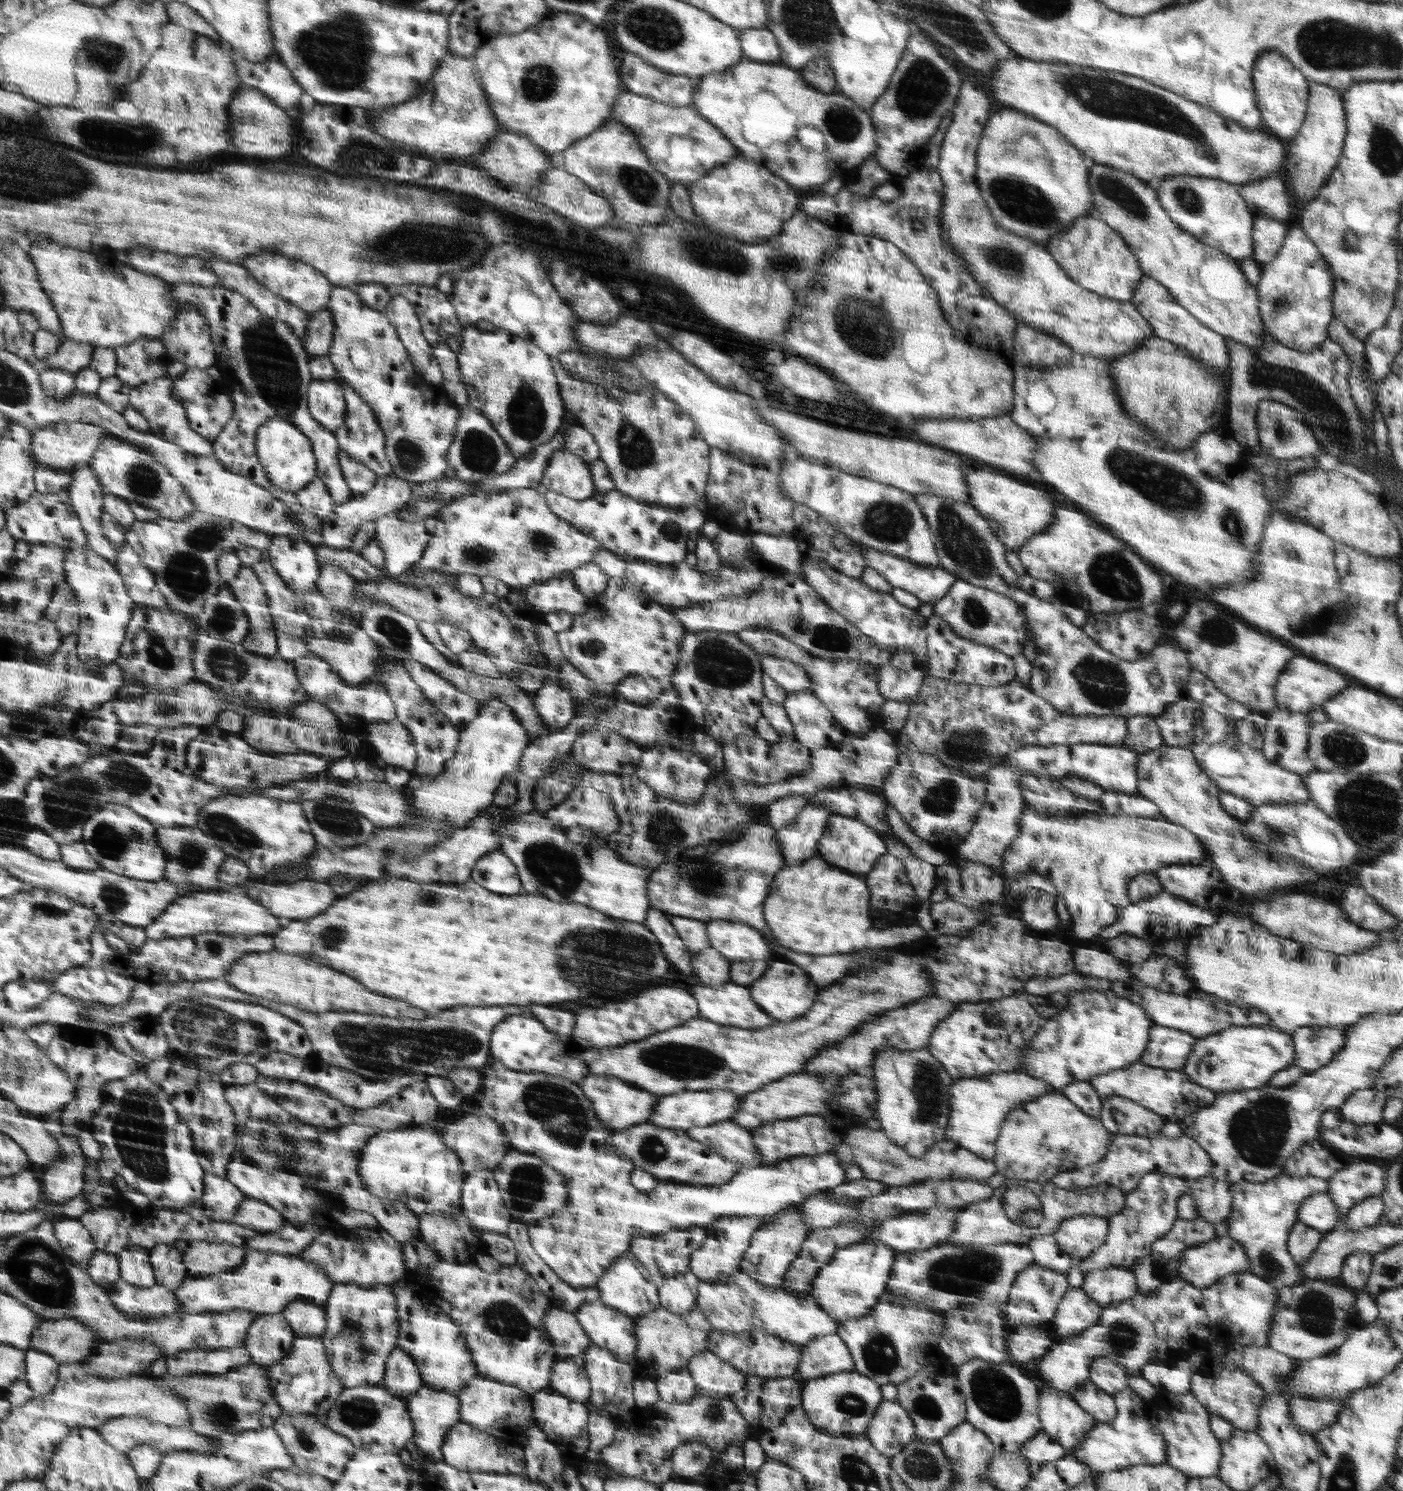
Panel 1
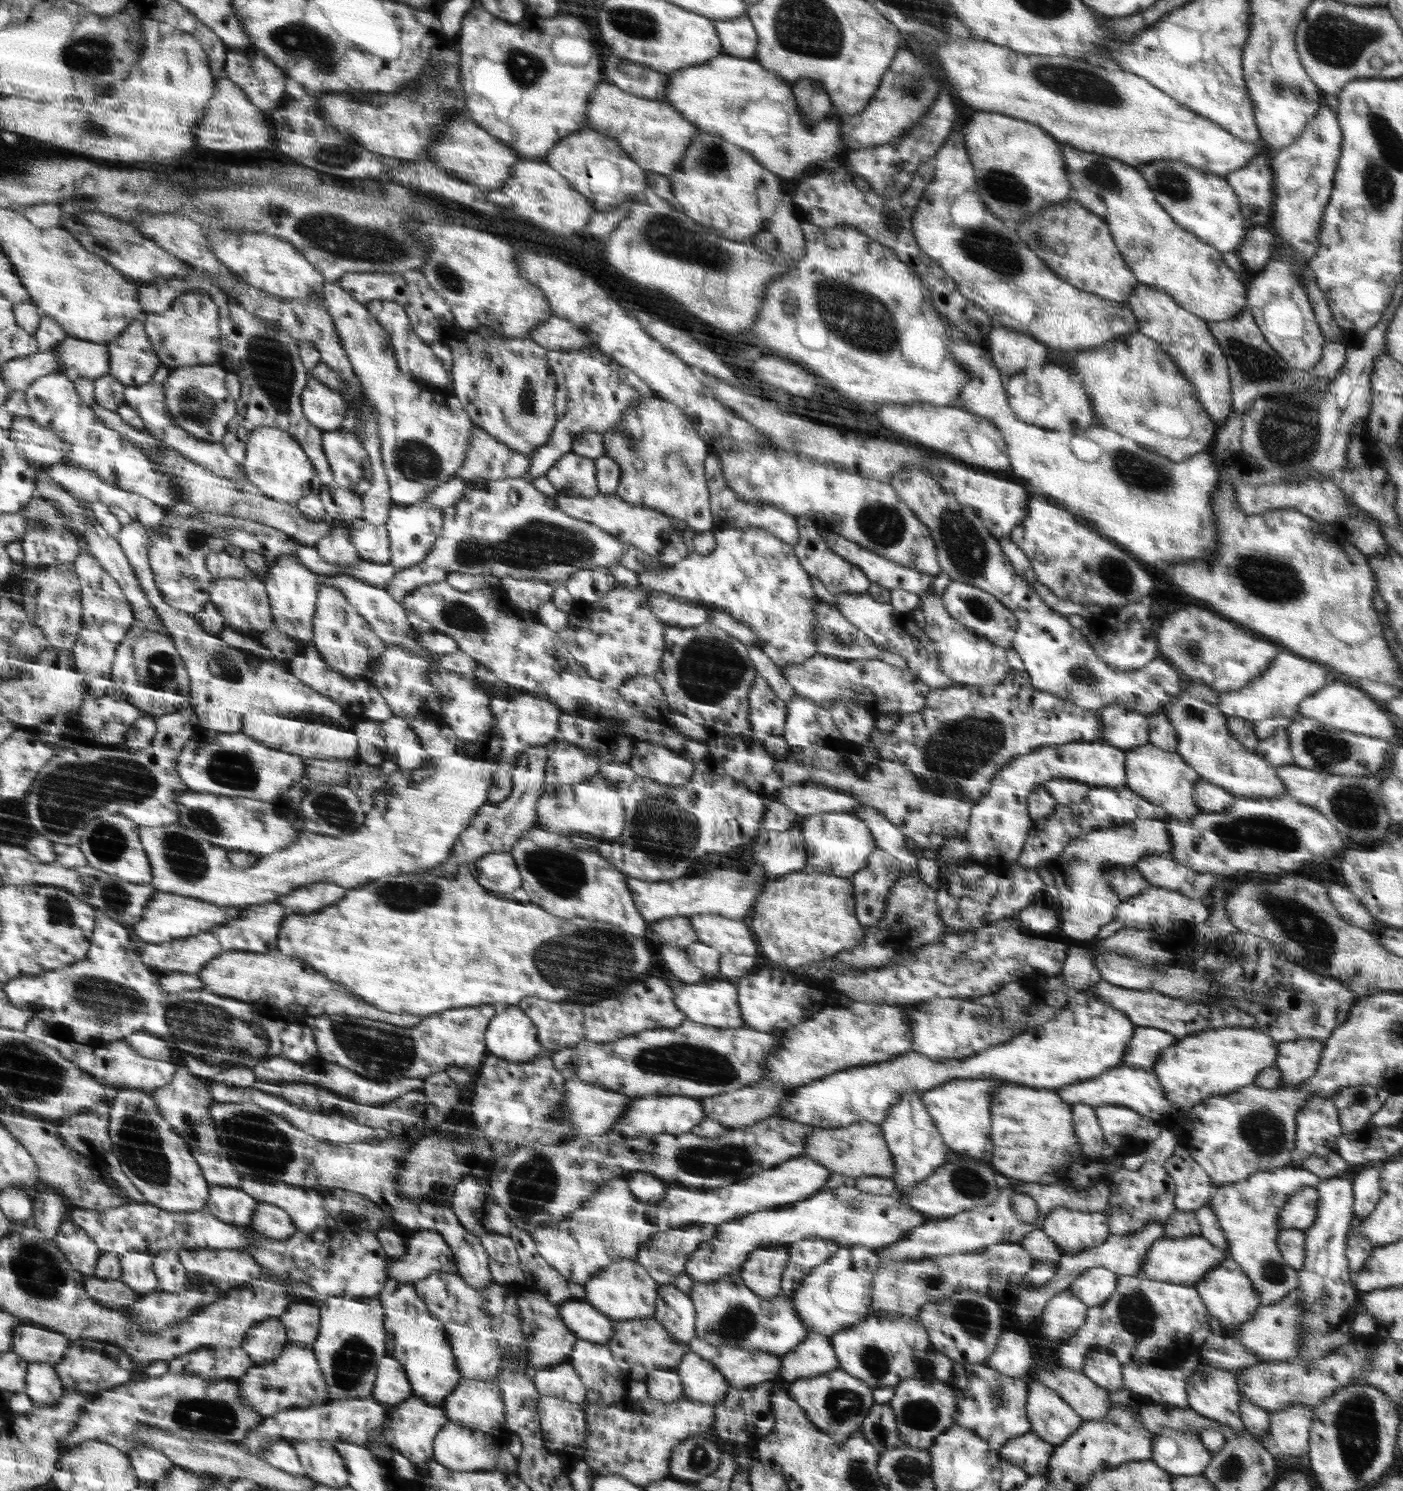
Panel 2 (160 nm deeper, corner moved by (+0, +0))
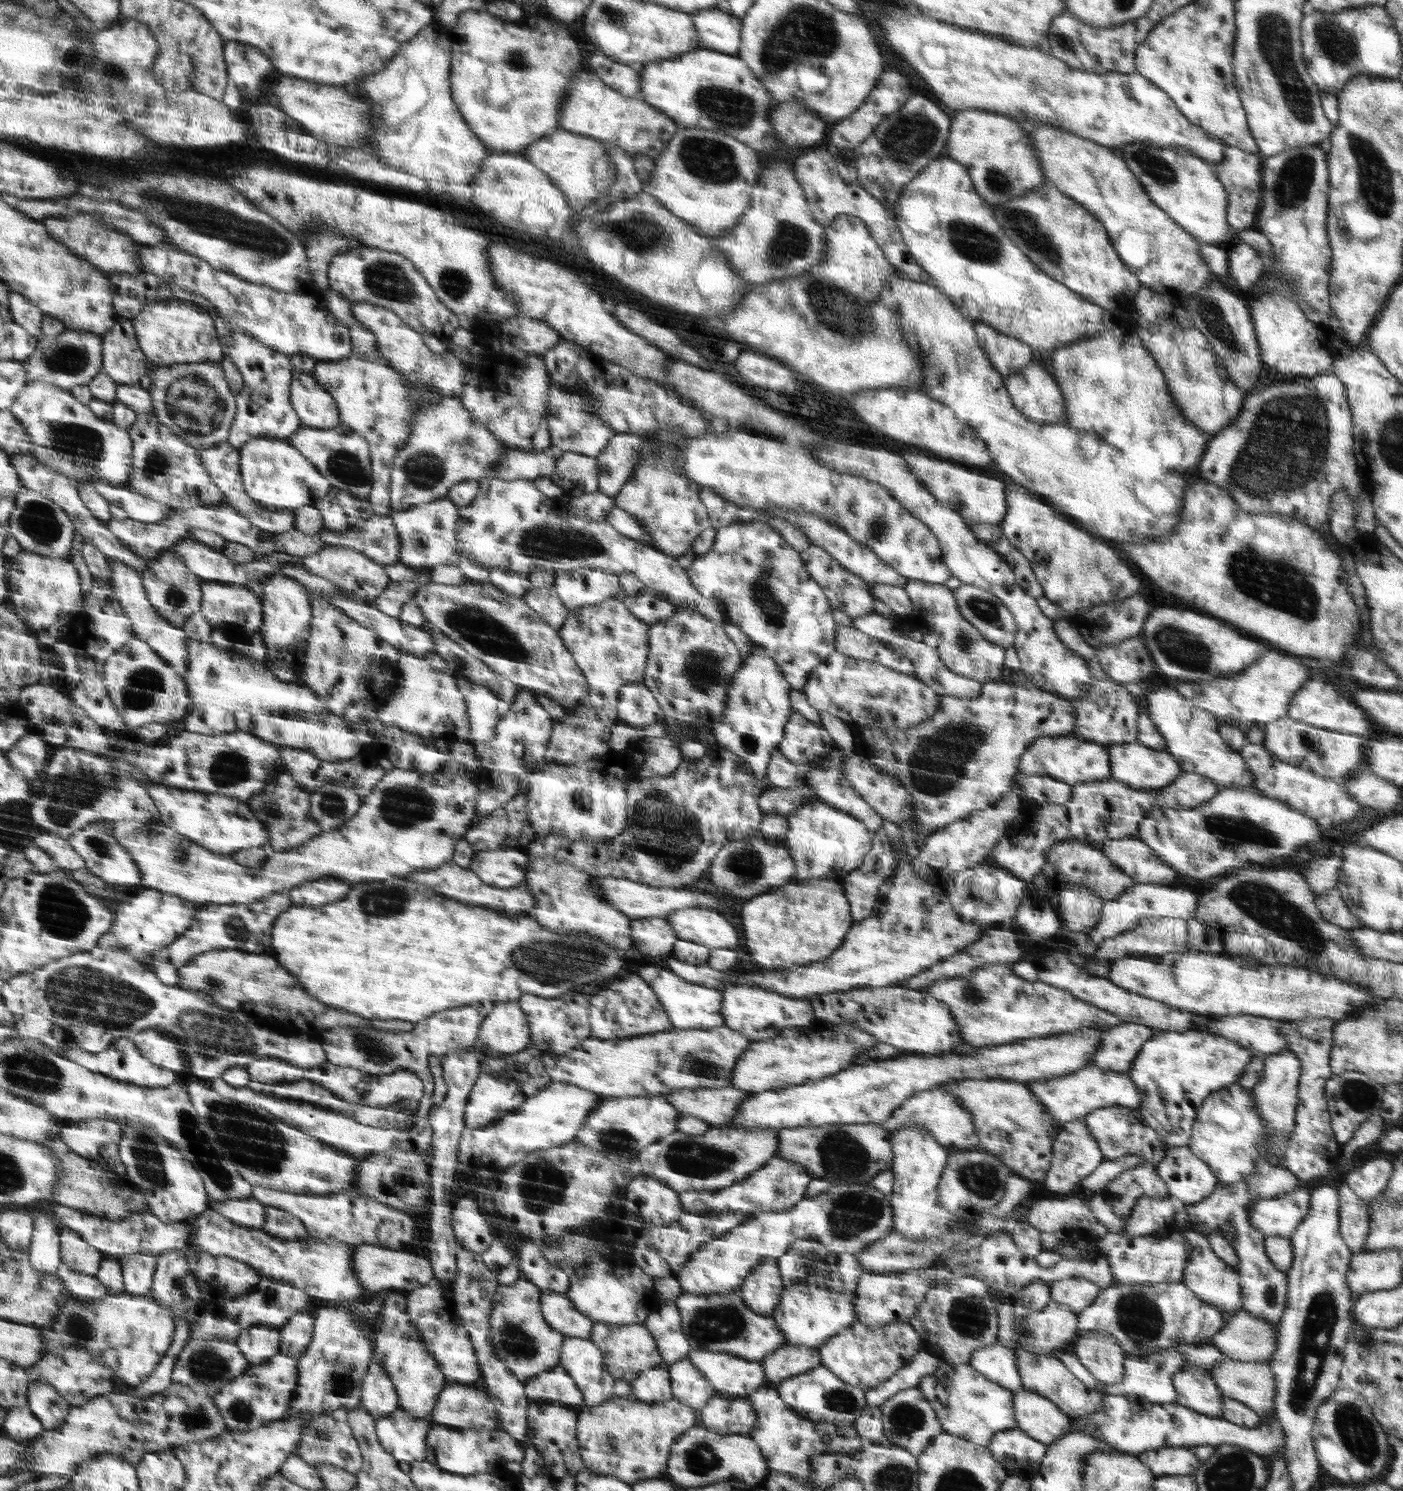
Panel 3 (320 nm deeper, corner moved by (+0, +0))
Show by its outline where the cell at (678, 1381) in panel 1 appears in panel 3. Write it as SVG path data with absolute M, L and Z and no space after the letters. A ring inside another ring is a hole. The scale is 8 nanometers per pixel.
M663 1364L642 1372L631 1382L631 1387L631 1396L646 1403L661 1403L674 1398L670 1368Z

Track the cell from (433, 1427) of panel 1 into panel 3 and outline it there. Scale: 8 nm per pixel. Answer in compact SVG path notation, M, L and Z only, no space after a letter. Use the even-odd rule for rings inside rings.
M401 1408L375 1422L379 1443L399 1462L414 1463L427 1458L427 1436L431 1417L416 1418Z

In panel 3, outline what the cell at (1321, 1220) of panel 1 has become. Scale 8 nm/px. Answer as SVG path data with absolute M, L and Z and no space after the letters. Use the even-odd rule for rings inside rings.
M1296 1187L1288 1194L1260 1200L1250 1210L1250 1225L1264 1237L1290 1237L1310 1210L1310 1191Z

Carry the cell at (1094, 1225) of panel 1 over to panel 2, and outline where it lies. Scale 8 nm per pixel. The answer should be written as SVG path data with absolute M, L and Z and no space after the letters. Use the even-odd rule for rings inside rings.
M1056 1208L1044 1218L1042 1231L1066 1252L1100 1247L1111 1236L1103 1212Z

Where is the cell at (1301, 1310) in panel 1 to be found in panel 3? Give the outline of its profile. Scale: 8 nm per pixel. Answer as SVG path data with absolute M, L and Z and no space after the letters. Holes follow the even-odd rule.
M1240 1310L1231 1316L1210 1344L1232 1360L1267 1363L1278 1347L1278 1336L1278 1324Z

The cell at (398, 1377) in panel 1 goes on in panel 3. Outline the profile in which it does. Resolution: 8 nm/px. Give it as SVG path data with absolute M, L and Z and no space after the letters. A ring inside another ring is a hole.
M376 1358L371 1361L367 1376L363 1380L360 1406L367 1409L376 1421L400 1409L395 1383Z

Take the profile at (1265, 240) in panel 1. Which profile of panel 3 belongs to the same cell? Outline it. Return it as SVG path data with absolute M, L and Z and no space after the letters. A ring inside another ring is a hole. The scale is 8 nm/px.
M1236 243L1228 248L1228 273L1236 284L1235 290L1248 292L1265 273L1260 255L1248 244Z

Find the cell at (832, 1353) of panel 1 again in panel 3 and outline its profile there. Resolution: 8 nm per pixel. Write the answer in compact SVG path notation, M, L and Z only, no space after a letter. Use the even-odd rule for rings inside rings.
M786 1344L765 1356L759 1363L763 1364L768 1381L782 1383L783 1380L822 1365L822 1356L819 1355L819 1348Z

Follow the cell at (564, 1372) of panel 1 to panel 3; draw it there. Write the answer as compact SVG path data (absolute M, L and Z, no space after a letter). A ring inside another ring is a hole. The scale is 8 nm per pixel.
M560 1366L551 1369L548 1372L540 1373L534 1378L530 1379L525 1383L525 1393L526 1398L532 1402L536 1403L540 1400L548 1403L560 1403L560 1404L582 1404L582 1391L579 1389L579 1385L572 1380L571 1376Z

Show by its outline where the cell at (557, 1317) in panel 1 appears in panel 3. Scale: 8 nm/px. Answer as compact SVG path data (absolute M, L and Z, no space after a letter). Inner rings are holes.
M519 1279L508 1286L500 1285L492 1304L494 1308L489 1318L490 1341L499 1361L520 1382L527 1383L540 1373L558 1366L562 1358L564 1334L552 1329L542 1313L542 1290L532 1281Z

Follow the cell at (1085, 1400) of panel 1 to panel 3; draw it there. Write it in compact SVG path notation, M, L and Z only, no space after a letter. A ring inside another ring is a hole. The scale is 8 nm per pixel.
M1019 1347L1014 1351L1018 1357L1019 1375L1024 1389L1045 1396L1072 1418L1092 1414L1101 1408L1105 1392L1097 1388L1086 1388L1056 1357L1031 1353Z

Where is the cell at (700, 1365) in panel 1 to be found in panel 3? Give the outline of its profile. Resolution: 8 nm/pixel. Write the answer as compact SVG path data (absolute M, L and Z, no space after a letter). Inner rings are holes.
M687 1356L677 1360L669 1368L671 1391L674 1393L674 1398L682 1404L699 1410L717 1394L706 1376L691 1363Z

